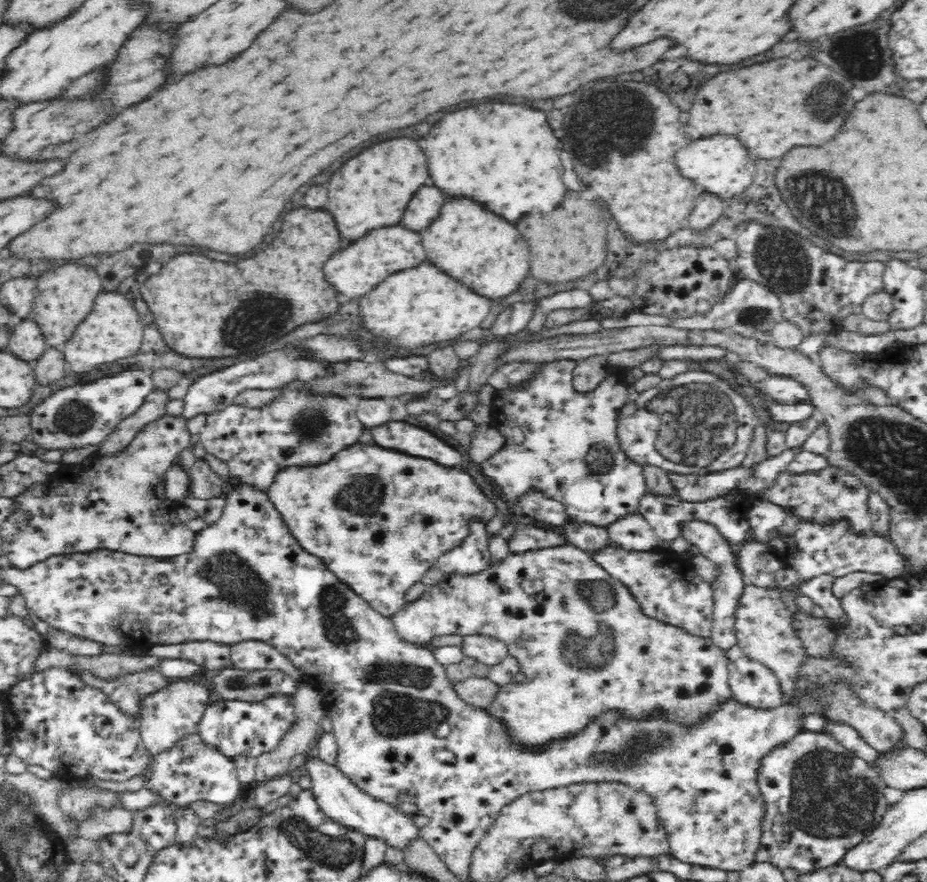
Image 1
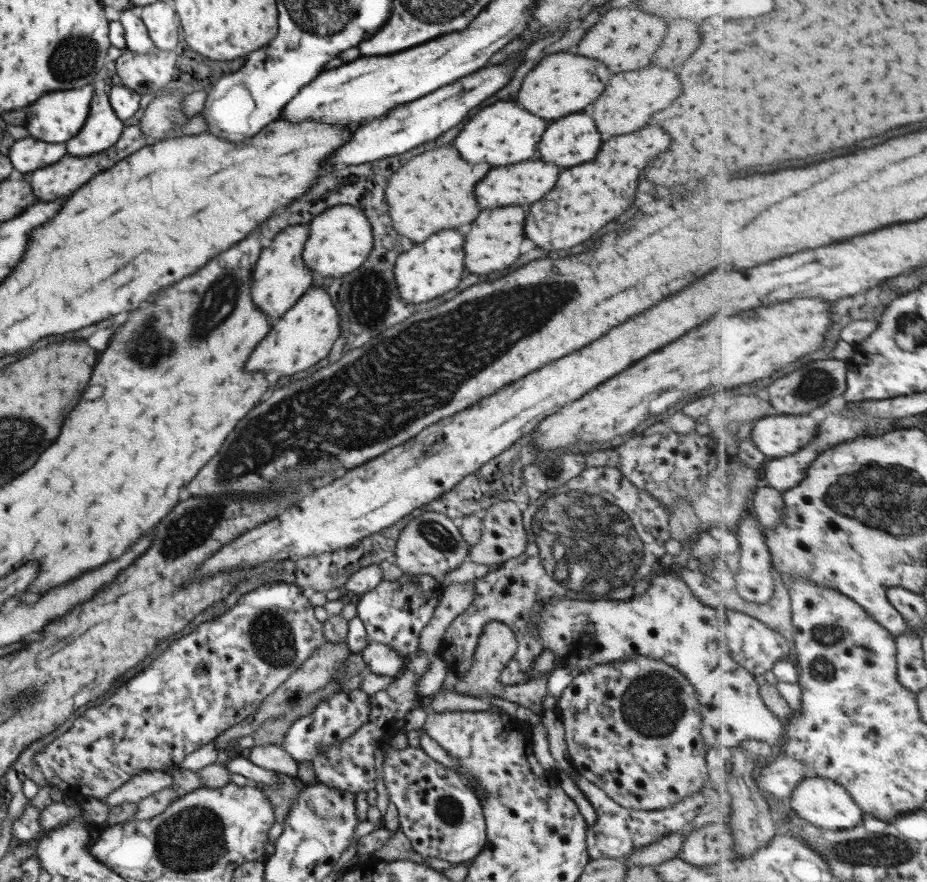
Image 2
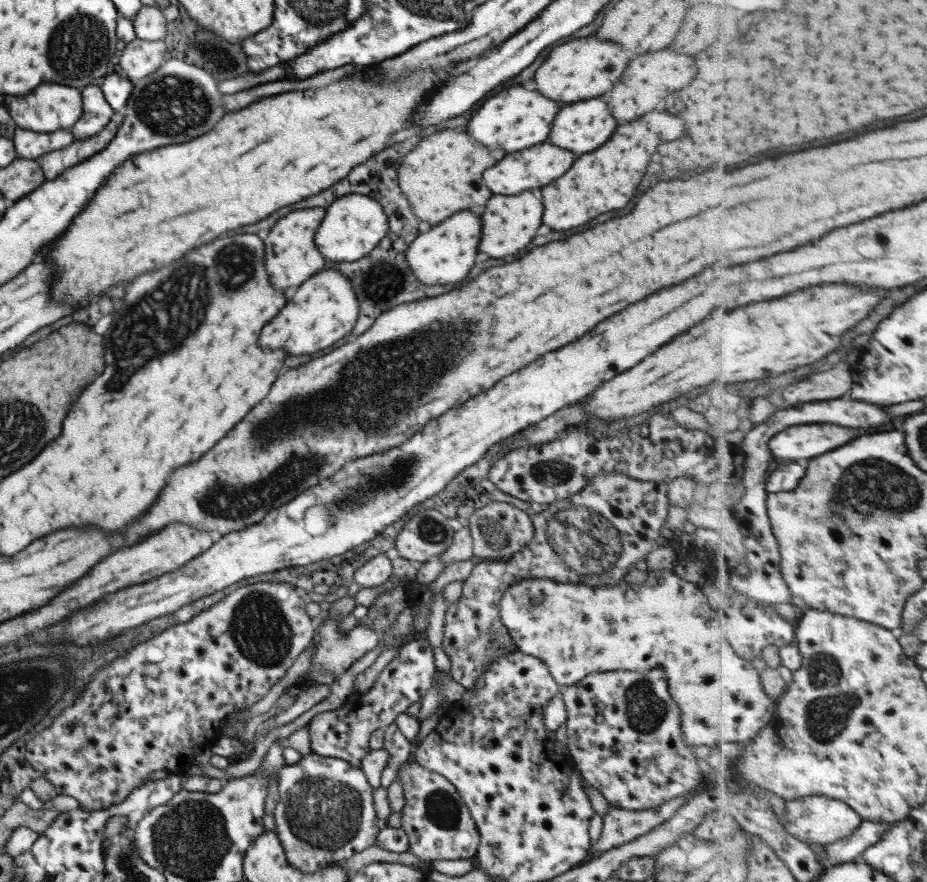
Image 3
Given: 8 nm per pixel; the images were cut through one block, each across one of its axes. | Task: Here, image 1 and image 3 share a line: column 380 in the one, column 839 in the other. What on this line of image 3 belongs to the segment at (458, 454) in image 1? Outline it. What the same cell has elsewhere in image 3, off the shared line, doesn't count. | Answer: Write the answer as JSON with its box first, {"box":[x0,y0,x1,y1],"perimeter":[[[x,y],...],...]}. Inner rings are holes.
{"box":[769,424,861,458],"perimeter":[[[801,424],[776,434],[769,441],[769,448],[779,458],[815,458],[839,448],[845,442],[851,442],[859,434],[861,432],[855,428],[837,424]]]}

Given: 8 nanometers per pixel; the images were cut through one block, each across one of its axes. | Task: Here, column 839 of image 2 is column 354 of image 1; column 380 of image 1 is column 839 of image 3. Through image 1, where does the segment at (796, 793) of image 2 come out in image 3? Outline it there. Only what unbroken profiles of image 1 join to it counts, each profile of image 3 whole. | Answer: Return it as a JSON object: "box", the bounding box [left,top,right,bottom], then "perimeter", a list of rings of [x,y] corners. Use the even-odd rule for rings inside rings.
{"box":[784,794,863,845],"perimeter":[[[816,794],[785,802],[784,827],[797,839],[827,845],[852,836],[862,825],[863,817],[841,799]]]}

